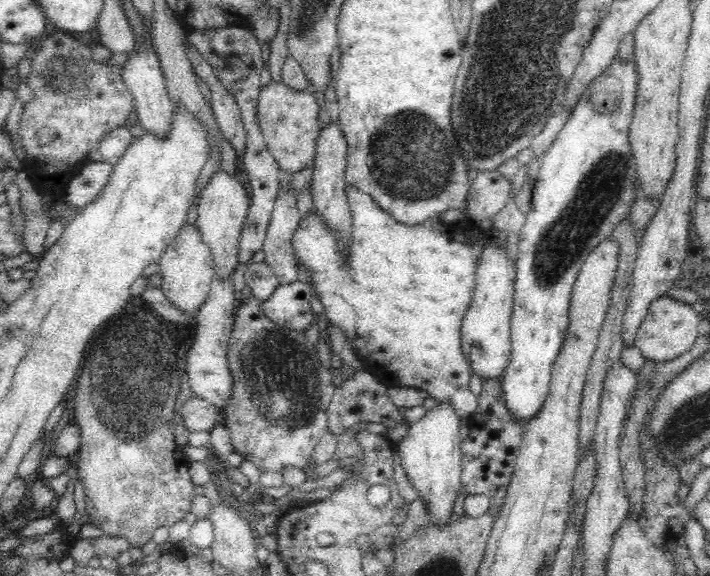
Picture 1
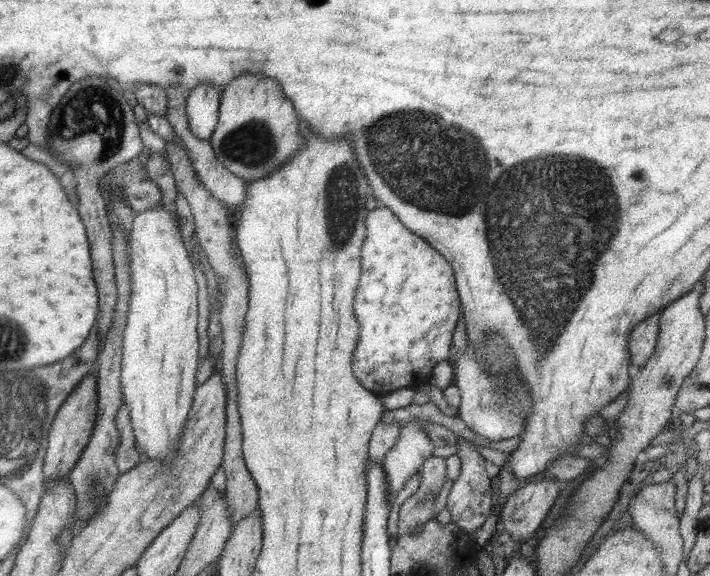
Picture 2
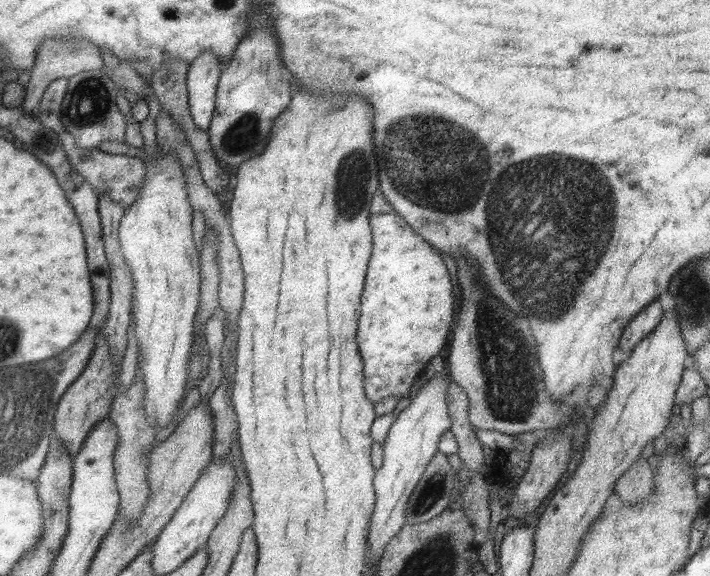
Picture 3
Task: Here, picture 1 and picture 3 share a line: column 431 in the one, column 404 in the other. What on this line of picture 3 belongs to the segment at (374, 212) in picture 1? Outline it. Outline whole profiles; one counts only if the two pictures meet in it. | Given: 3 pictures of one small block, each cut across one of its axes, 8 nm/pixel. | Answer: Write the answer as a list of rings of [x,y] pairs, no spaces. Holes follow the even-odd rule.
[[[395,212],[371,213],[368,223],[372,249],[355,343],[361,355],[364,394],[375,406],[381,399],[407,397],[427,362],[436,354],[444,354],[456,304],[449,272],[437,249],[413,232]]]

